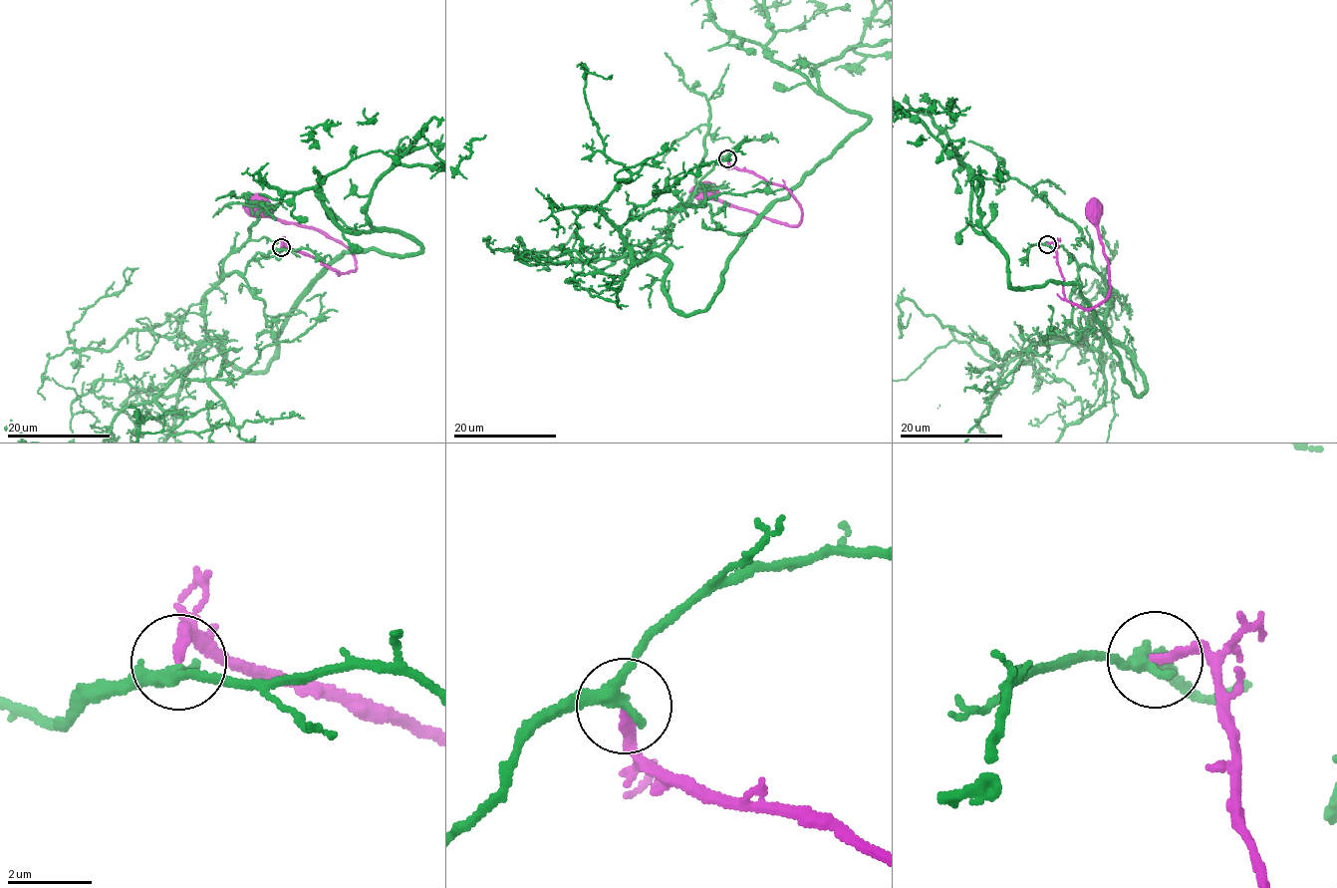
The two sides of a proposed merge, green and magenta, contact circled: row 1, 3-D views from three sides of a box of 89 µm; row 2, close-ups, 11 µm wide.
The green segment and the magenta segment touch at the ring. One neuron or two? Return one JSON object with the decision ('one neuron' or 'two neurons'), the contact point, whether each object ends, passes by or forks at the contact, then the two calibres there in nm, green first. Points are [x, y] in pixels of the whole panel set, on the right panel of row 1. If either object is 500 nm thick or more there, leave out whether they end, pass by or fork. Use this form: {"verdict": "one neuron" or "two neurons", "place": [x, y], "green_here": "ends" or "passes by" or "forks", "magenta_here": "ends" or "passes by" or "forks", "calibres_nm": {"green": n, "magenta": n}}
{"verdict": "two neurons", "place": [1047, 244], "green_here": "passes by", "magenta_here": "ends", "calibres_nm": {"green": 280, "magenta": 240}}

